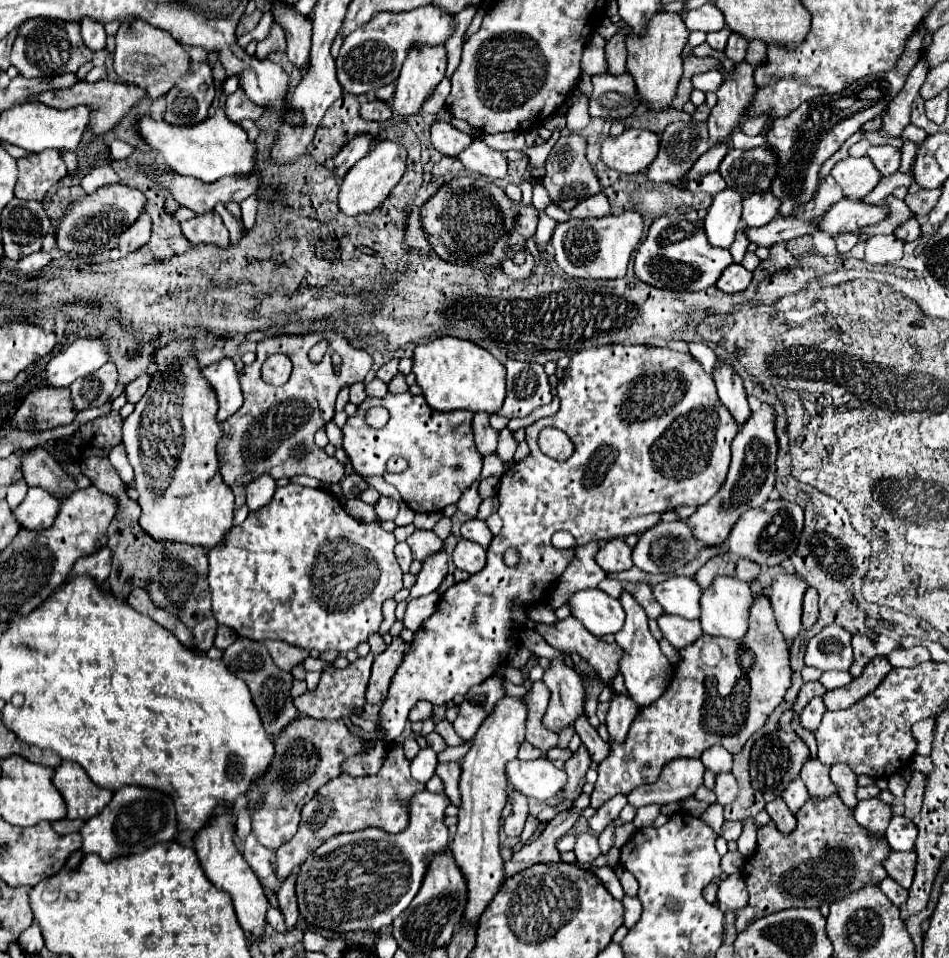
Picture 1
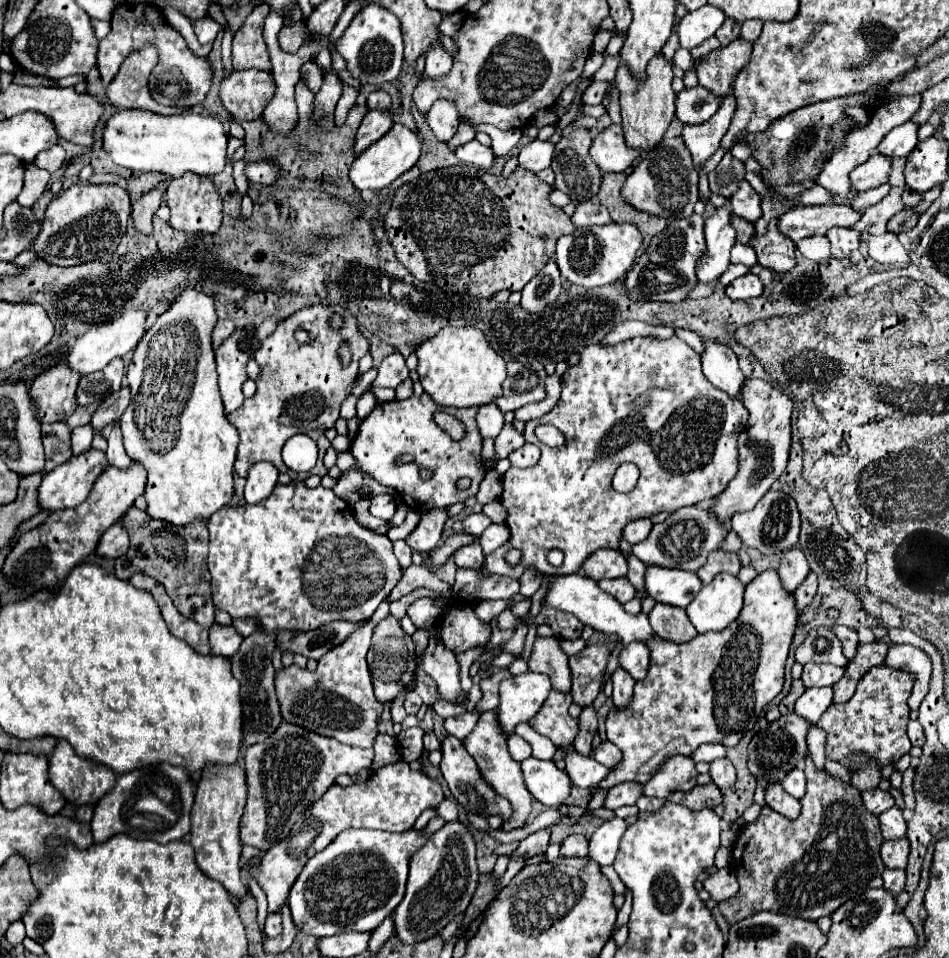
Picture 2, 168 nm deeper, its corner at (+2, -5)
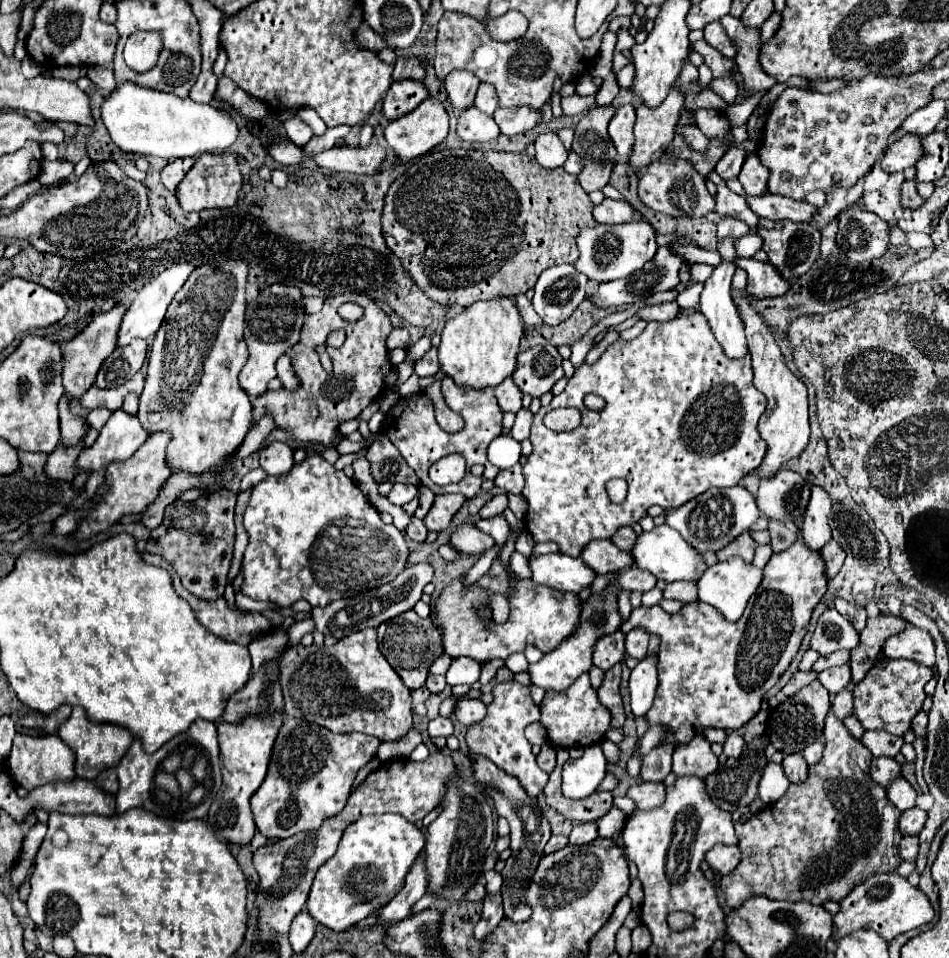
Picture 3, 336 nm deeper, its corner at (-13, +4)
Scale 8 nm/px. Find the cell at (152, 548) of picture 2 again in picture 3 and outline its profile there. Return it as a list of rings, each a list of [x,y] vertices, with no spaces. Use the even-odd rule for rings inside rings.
[[[223,489],[215,495],[199,497],[191,503],[171,503],[165,509],[161,525],[151,531],[143,553],[155,553],[165,557],[181,577],[183,587],[195,597],[205,601],[219,599],[227,585],[227,571],[233,555],[235,499],[237,495],[233,491]]]

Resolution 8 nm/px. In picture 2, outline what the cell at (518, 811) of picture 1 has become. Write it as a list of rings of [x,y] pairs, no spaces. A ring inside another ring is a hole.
[[[490,710],[490,712],[484,712],[476,724],[476,728],[462,740],[464,748],[468,750],[468,754],[472,754],[472,758],[476,760],[484,780],[504,798],[510,800],[512,808],[514,808],[514,816],[512,820],[508,820],[502,828],[504,830],[514,830],[514,828],[520,828],[524,826],[524,820],[526,816],[530,814],[530,802],[532,802],[532,796],[528,792],[528,788],[524,788],[524,776],[520,772],[520,762],[516,762],[510,754],[508,754],[508,746],[506,746],[506,736],[500,728],[500,724],[496,722],[496,710]]]

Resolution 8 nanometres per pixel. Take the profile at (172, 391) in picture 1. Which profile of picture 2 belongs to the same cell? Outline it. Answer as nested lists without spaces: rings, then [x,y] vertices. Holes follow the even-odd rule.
[[[192,288],[182,290],[166,312],[146,330],[138,342],[128,366],[128,386],[132,390],[130,404],[120,418],[124,448],[132,460],[140,460],[148,472],[146,500],[152,518],[166,520],[176,526],[194,522],[194,518],[210,518],[216,510],[230,502],[234,494],[234,460],[238,448],[238,432],[228,422],[218,392],[218,374],[212,348],[212,330],[216,326],[216,306],[212,296]]]

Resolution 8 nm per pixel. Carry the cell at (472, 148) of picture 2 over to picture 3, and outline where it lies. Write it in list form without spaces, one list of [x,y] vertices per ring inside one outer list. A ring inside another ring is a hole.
[[[471,107],[459,115],[457,135],[459,139],[469,143],[489,143],[499,137],[499,127],[493,121],[493,117]]]

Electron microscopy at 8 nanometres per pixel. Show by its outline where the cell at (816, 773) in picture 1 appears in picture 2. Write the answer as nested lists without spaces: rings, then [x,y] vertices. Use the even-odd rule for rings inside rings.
[[[812,724],[808,730],[808,754],[812,756],[816,768],[822,770],[826,760],[826,736],[822,728],[816,728],[816,724]]]

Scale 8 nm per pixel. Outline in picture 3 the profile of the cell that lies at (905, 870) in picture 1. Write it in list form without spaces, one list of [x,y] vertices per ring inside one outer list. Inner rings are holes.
[[[913,807],[911,811],[907,813],[901,813],[901,819],[899,819],[899,831],[903,837],[913,837],[913,835],[919,835],[921,829],[925,827],[925,821],[927,821],[927,813]]]

